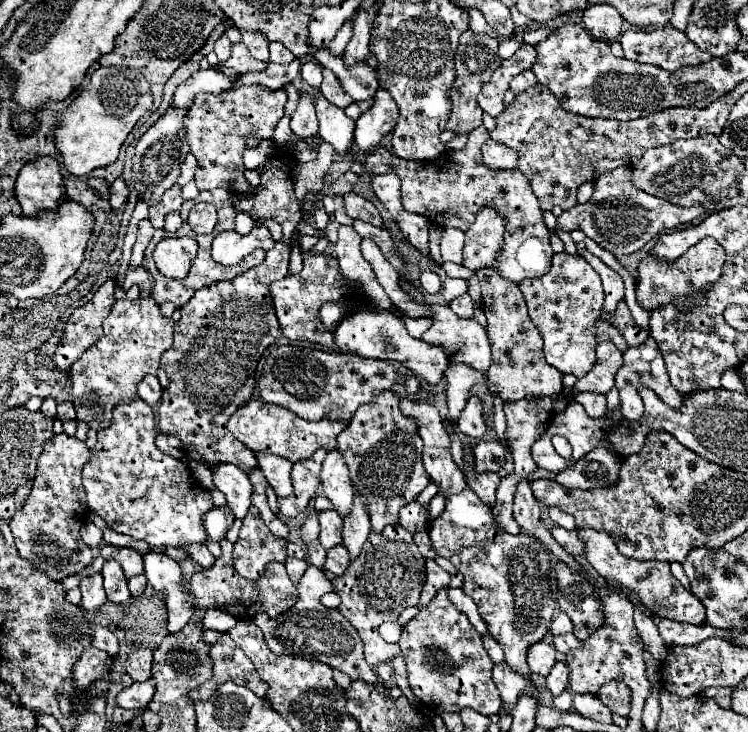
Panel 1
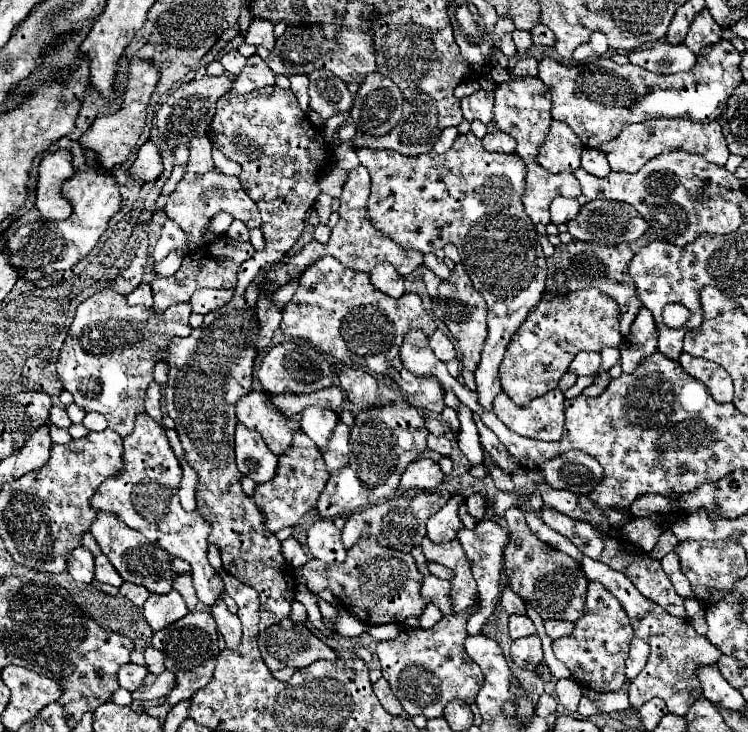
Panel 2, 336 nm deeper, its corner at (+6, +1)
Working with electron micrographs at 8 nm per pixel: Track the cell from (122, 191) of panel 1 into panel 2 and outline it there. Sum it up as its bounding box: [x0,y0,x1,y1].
[129,141,163,183]

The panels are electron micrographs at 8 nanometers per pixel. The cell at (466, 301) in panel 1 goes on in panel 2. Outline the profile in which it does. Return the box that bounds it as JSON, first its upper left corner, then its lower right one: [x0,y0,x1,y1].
[431,329,457,361]

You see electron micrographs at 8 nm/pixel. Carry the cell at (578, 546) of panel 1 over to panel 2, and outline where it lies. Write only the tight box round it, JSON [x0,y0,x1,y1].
[457,521,511,635]

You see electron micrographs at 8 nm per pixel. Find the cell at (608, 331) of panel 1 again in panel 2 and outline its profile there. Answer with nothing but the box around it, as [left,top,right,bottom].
[499,289,621,405]

